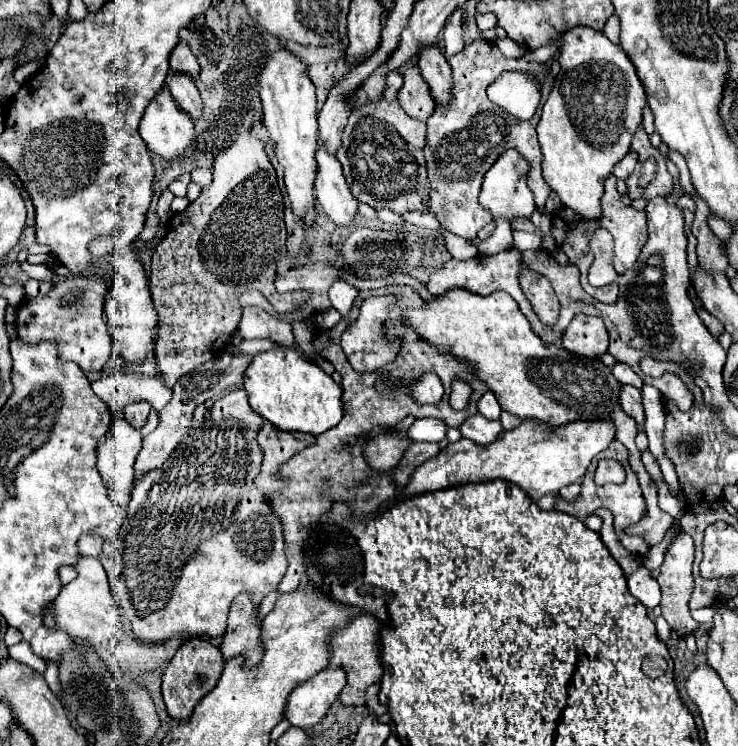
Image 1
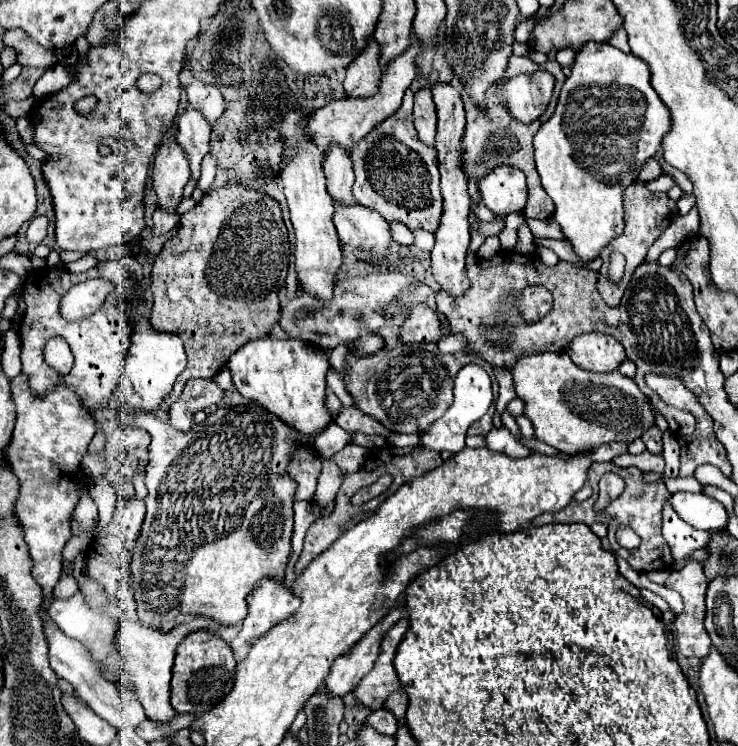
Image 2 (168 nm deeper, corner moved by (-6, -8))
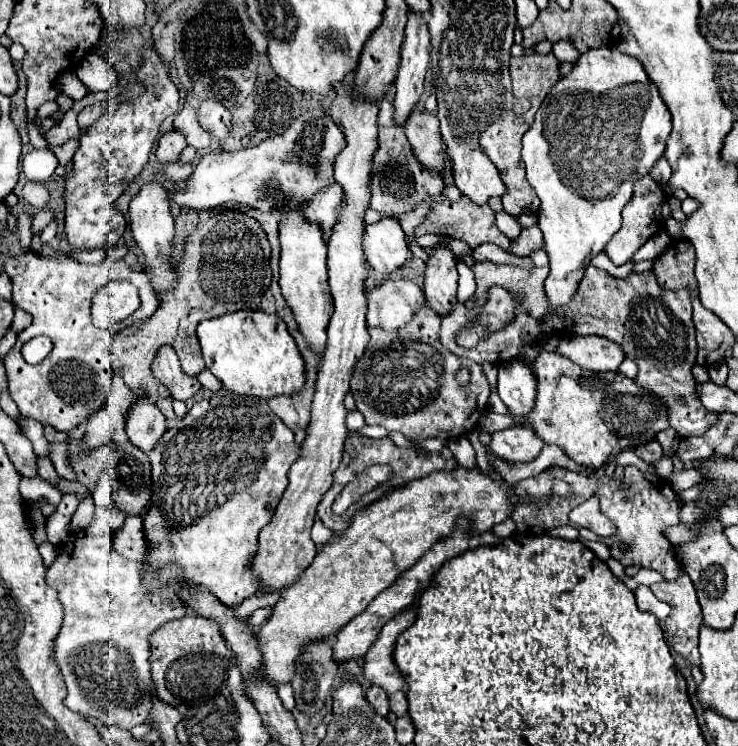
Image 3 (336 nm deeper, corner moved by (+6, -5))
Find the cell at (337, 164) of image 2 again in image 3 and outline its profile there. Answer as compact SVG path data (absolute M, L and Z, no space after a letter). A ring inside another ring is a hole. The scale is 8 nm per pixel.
M340 185L328 187L324 193L318 193L304 209L306 221L318 223L324 235L324 241L330 239L332 225L336 223L336 217L340 215L340 209L344 205L344 193L340 191Z

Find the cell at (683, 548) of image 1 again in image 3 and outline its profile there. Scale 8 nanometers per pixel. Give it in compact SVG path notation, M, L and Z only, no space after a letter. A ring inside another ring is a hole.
M682 573L676 581L672 581L672 583L662 581L662 583L652 585L650 589L652 589L652 593L654 593L660 601L664 601L664 603L668 603L668 605L672 607L668 619L664 621L664 639L668 641L668 645L670 645L676 653L684 655L692 665L700 667L698 629L700 629L700 625L702 625L702 613L700 613L700 603L698 603L698 599L696 599L696 591L694 591L692 581L688 581L688 575Z

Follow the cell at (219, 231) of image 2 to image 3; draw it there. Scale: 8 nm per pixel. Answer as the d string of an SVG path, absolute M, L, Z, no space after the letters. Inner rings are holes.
M224 211L218 215L204 217L198 223L196 233L186 239L186 249L182 261L176 265L178 287L172 293L164 293L160 307L148 321L140 321L132 327L122 329L116 335L112 349L114 363L114 387L106 405L94 413L86 423L86 433L80 443L80 453L94 451L112 441L114 431L124 429L126 415L132 405L146 397L148 401L158 401L170 397L166 385L156 381L150 373L150 363L160 345L168 343L178 353L184 375L202 373L204 359L200 357L200 345L196 337L196 325L202 319L220 317L238 309L258 309L262 293L268 289L270 271L270 243L266 233L260 229L256 219L246 217L240 211Z

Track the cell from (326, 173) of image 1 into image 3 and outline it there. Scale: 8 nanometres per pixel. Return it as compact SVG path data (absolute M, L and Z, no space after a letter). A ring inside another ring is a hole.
M394 219L366 225L364 253L374 271L392 275L402 269L408 259L408 243L402 227Z

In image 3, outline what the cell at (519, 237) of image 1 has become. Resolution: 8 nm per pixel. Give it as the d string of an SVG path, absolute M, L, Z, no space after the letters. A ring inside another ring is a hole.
M506 211L496 213L496 225L498 225L498 229L500 229L508 239L516 239L516 237L520 235L520 231L522 231L522 227L518 225L518 221L516 221L512 215L508 215Z

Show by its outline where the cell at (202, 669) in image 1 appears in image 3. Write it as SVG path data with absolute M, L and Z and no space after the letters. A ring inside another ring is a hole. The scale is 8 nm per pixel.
M184 615L182 619L168 621L152 633L150 647L150 673L160 701L176 707L192 707L206 697L206 703L210 703L226 685L228 669L232 667L232 651L228 649L220 633L220 625L214 619Z

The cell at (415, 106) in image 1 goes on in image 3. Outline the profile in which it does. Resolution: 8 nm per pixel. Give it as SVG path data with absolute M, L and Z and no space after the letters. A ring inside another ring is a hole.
M414 109L404 129L412 145L412 153L420 161L420 165L444 175L444 143L438 131L438 117L422 109Z

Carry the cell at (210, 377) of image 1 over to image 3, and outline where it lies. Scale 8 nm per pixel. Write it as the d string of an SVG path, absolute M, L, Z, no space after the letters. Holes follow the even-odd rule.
M162 345L158 349L156 359L152 361L152 375L172 391L174 399L180 401L194 397L202 387L196 377L188 377L182 373L176 351L170 345Z

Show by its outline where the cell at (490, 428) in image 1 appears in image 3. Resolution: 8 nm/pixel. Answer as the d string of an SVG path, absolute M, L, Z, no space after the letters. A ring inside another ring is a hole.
M512 425L492 435L490 451L494 451L498 457L508 459L508 461L528 463L540 455L544 445L546 443L530 427Z

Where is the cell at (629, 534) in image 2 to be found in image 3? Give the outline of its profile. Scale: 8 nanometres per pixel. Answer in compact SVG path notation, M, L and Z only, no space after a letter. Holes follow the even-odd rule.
M592 497L588 501L584 501L582 505L578 505L572 513L570 513L570 521L574 525L580 525L580 527L586 527L598 535L614 535L616 533L616 527L614 523L600 513L600 507L598 507L598 497Z

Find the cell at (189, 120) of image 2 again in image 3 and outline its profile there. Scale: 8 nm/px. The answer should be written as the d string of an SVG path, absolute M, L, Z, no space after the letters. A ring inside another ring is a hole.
M170 131L170 133L166 133L166 135L160 137L158 149L156 149L156 159L160 163L172 163L172 161L176 161L180 157L180 153L182 153L184 147L186 147L184 135Z

